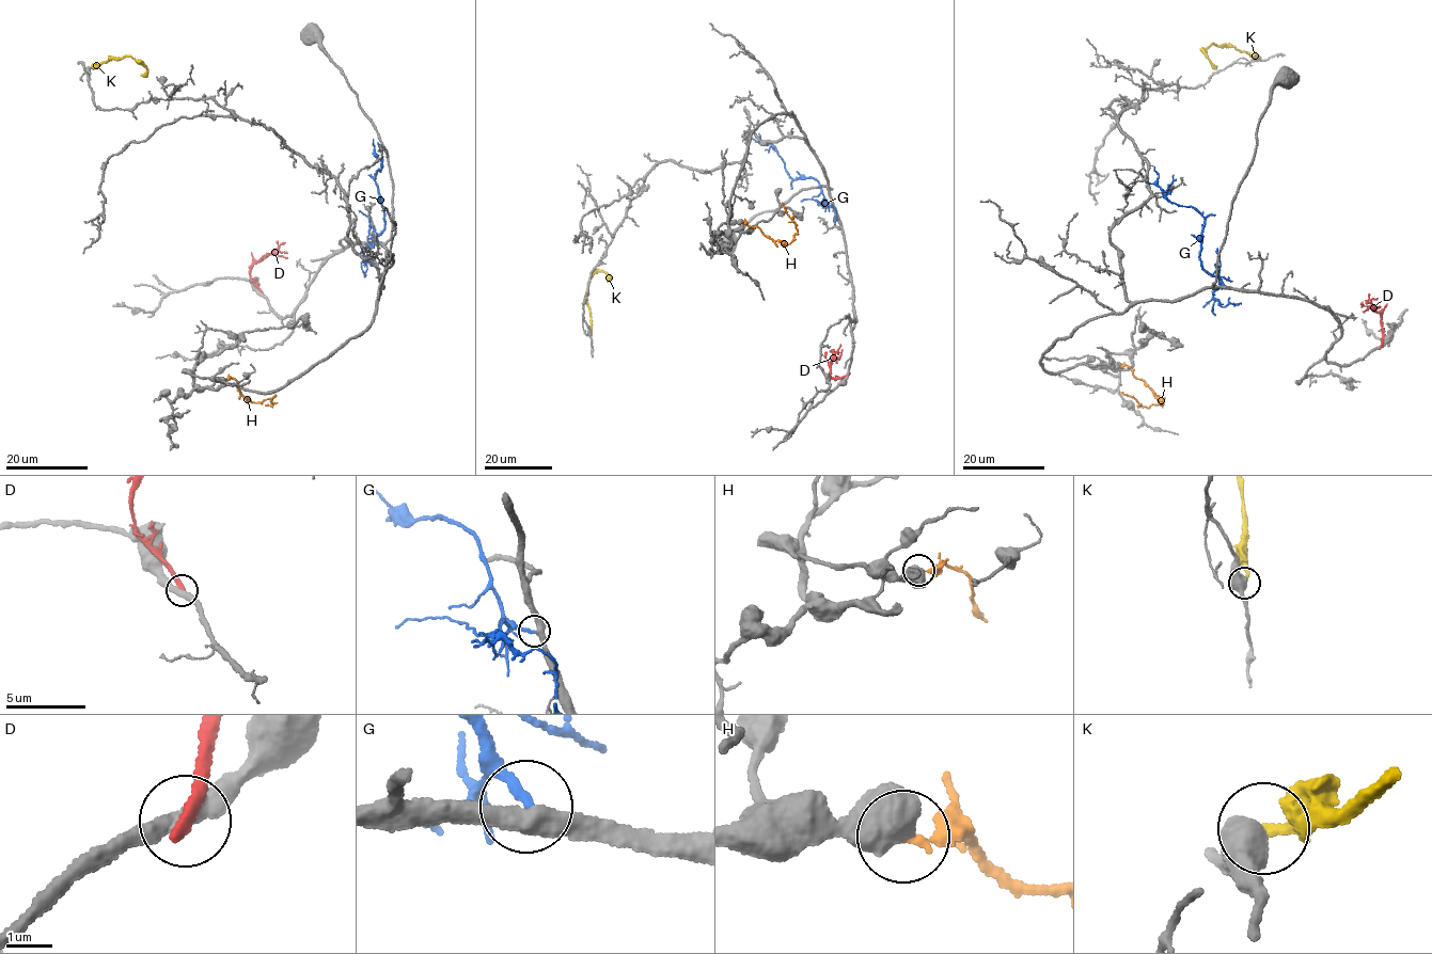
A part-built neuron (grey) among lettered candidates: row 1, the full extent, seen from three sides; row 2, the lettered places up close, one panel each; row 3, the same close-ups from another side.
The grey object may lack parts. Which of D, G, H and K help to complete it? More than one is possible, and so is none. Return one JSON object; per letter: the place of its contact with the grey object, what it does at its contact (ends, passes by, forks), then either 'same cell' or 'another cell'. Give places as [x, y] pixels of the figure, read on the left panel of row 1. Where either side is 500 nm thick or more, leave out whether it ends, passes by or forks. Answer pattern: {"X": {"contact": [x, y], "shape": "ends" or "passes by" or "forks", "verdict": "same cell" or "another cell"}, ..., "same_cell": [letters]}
{"D": {"contact": [263, 295], "shape": "ends", "verdict": "another cell"}, "G": {"contact": [379, 242], "shape": "ends", "verdict": "same cell"}, "H": {"contact": [223, 379], "verdict": "another cell"}, "K": {"contact": [90, 67], "shape": "ends", "verdict": "another cell"}, "same_cell": ["G"]}

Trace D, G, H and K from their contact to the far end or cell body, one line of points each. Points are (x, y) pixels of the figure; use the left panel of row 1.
D: (263, 295), (251, 280), (250, 267), (285, 242)
G: (379, 242), (377, 238), (384, 225), (375, 178), (381, 167), (381, 160), (375, 155), (373, 139)
H: (223, 379), (233, 378), (241, 394), (252, 401), (268, 399), (272, 406), (274, 395)
K: (90, 67), (109, 59), (126, 57), (141, 64), (146, 72), (141, 74)

